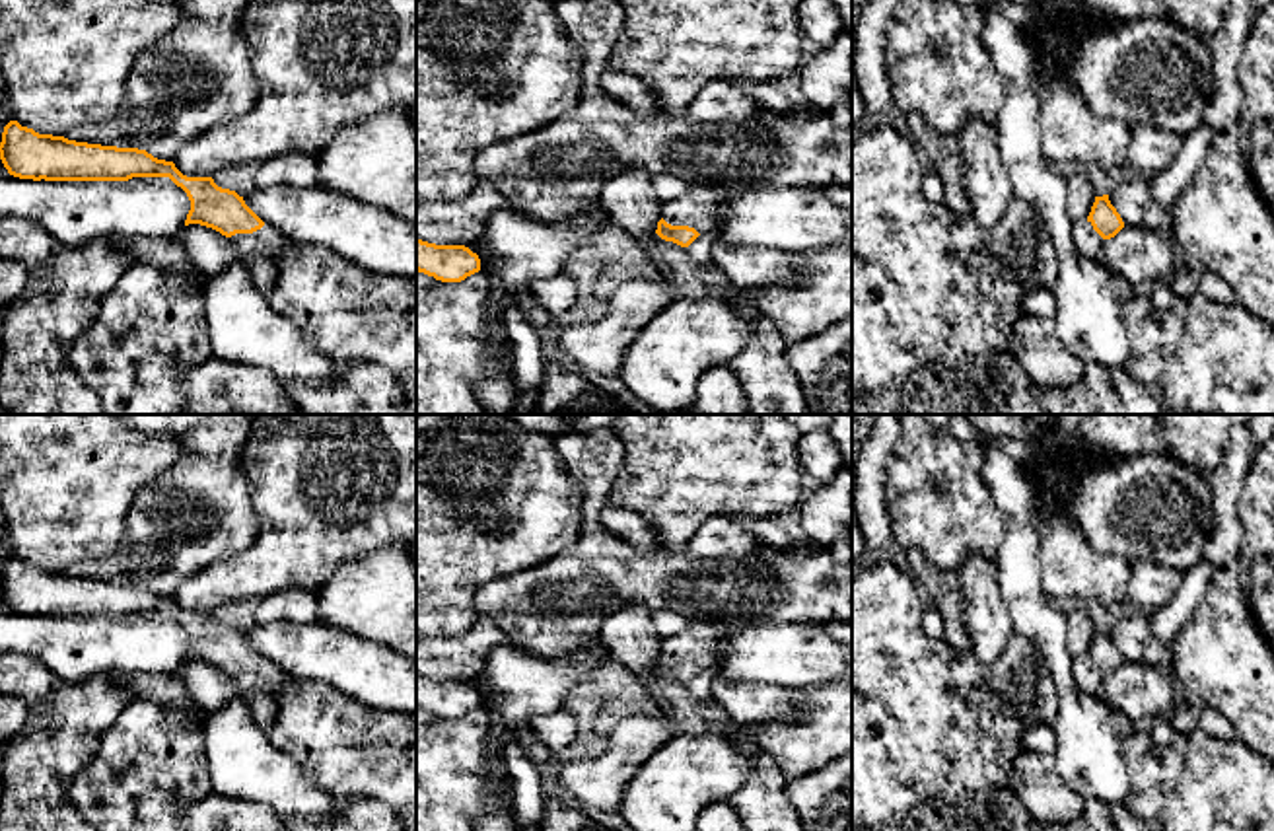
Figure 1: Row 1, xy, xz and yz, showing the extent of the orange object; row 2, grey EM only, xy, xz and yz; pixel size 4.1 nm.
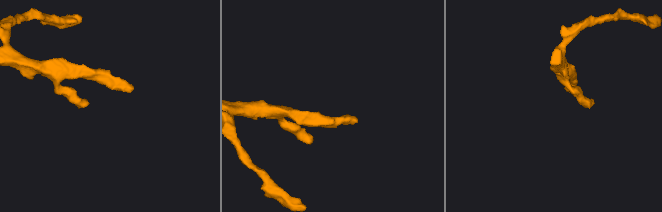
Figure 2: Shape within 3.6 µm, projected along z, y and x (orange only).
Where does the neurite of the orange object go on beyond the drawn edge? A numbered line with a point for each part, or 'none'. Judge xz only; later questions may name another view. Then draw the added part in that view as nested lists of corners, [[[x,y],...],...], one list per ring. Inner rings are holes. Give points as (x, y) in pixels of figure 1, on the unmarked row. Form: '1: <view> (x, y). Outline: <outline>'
1: xz (699, 645). Outline: [[[692,623],[683,634],[663,640],[663,656],[671,662],[694,664],[698,669],[712,669],[729,632],[733,631],[718,623]]]

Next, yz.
1: yz (1088, 678). Outline: [[[1083,656],[1074,660],[1074,681],[1078,689],[1097,695],[1103,677],[1105,675],[1093,666],[1091,658]]]

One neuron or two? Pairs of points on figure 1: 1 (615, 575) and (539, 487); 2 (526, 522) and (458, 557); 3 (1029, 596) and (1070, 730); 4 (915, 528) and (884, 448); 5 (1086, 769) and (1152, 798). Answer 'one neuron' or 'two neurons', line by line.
1: two neurons
2: one neuron
3: one neuron
4: two neurons
5: two neurons

